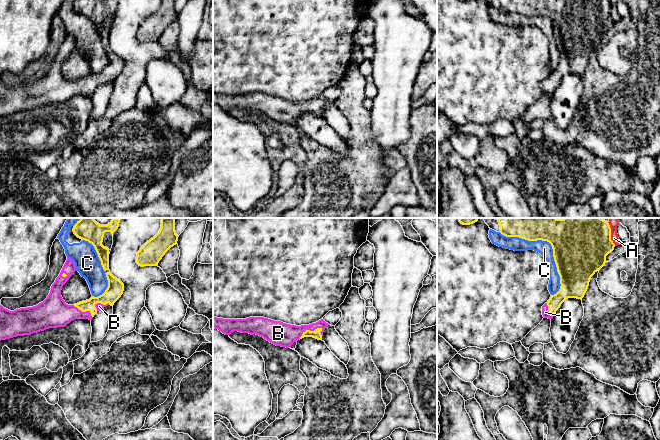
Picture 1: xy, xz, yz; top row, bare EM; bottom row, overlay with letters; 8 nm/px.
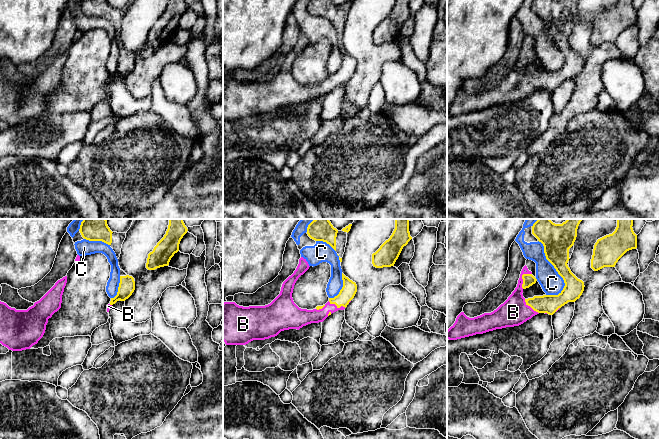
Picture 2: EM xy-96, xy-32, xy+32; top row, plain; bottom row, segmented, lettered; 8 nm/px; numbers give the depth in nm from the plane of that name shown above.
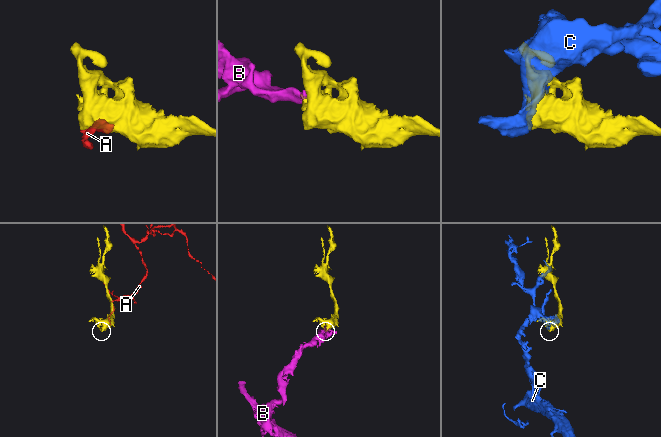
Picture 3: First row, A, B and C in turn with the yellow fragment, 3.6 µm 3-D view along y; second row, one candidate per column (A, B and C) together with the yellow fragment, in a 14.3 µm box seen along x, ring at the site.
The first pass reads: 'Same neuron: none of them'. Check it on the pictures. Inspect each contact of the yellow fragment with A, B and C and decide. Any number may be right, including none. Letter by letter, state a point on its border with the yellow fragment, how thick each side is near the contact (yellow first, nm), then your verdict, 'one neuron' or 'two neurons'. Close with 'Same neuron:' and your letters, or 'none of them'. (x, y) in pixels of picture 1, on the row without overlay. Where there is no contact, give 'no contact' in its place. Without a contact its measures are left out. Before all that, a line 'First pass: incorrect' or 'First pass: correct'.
First pass: incorrect
A: meets yellow in yz at (610, 11); 400 nm thick on the yellow side, 60 nm on the other; two neurons
B: meets yellow in xz at (309, 106); 70 nm thick on the yellow side, 190 nm on the other; one neuron
C: meets yellow in yz at (550, 19); 440 nm thick on the yellow side, 110 nm on the other; two neurons
Same neuron: B

